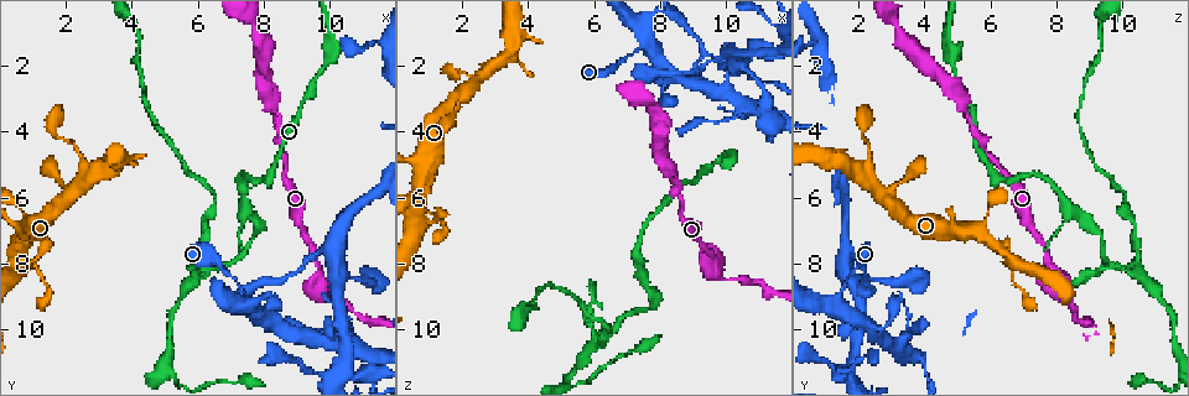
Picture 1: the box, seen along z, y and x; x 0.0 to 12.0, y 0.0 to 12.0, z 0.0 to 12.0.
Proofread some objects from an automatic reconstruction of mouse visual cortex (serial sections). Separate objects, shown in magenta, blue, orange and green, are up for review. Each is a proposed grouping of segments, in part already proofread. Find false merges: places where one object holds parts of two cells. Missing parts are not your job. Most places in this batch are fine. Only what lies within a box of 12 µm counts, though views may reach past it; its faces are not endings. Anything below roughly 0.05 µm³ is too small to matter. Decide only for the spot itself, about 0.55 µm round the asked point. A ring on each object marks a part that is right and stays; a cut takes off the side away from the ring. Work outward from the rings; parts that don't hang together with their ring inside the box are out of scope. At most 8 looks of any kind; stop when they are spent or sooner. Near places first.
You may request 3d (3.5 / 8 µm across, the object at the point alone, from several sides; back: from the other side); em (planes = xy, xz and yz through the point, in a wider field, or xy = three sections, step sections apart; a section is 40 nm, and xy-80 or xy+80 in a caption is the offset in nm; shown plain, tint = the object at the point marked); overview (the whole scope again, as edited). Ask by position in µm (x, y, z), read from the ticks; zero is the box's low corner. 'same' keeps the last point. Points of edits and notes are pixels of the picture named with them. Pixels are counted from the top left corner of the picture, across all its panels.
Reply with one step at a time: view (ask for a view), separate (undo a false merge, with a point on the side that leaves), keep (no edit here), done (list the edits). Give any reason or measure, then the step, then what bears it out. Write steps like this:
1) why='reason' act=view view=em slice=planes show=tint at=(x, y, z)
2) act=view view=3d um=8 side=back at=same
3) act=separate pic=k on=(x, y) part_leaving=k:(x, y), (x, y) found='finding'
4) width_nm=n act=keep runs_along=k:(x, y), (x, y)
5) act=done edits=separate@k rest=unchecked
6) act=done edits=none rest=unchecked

why='calibre changes' act=view view=3d um=8 at=(6.8, 8.1, 1.9)

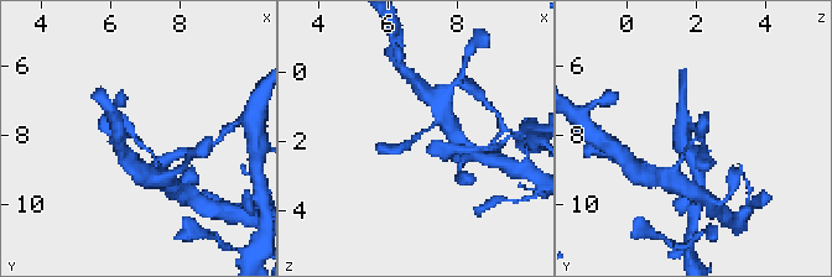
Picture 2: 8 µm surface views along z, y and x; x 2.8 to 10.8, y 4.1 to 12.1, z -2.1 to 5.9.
act=view view=3d um=3.5 at=(6.7, 8.2, 1.9)

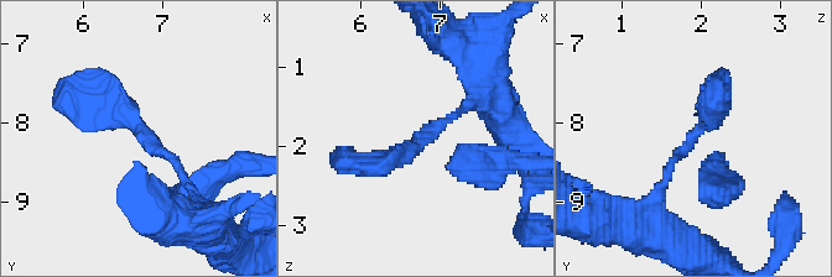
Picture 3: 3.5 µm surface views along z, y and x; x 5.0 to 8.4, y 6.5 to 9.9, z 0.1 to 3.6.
arm_widths_nm=100,300 why='shape alone is not enough' act=view view=em slice=xy step=1 show=tint at=(6.75, 8.20, 1.90)

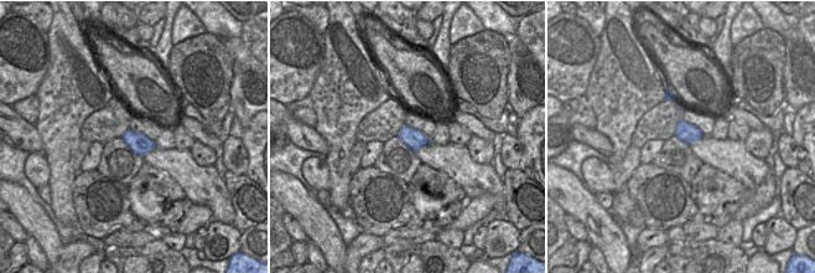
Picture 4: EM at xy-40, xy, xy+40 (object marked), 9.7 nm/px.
act=keep runs_along=3:(81, 99), (126, 110), (194, 194) found='continuous, no second cell'

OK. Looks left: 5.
why='three-way junction' act=view view=3d um=3.5 at=(9.4, 11.3, 1.6)

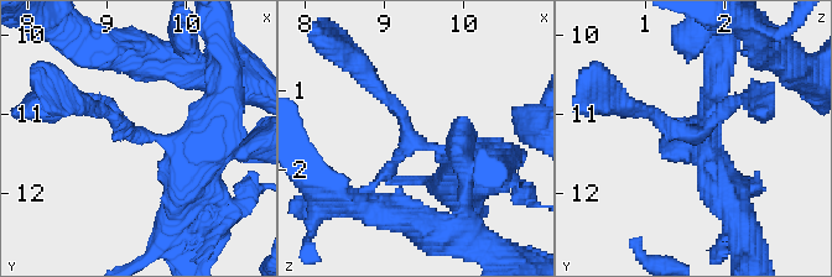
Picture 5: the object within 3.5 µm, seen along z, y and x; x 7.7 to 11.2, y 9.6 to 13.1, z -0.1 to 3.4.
arms=3 arm_widths_nm=150,200,350 why='now the EM' act=view view=em slice=xy step=2 show=tint at=(9.45, 11.25, 1.65)

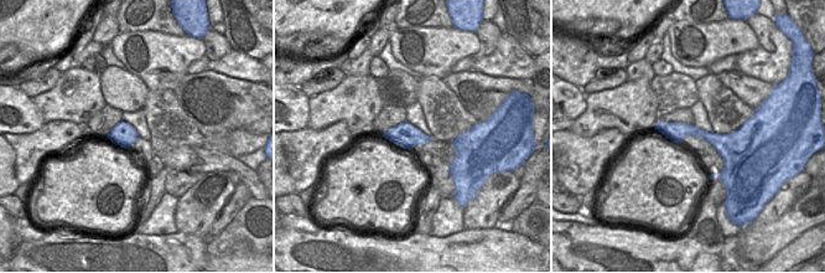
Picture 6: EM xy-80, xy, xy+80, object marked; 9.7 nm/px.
act=keep found='one cell here'

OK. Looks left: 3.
why='three-way junction' act=view view=3d um=3.5 at=(9.9, 7.6, 1.7)

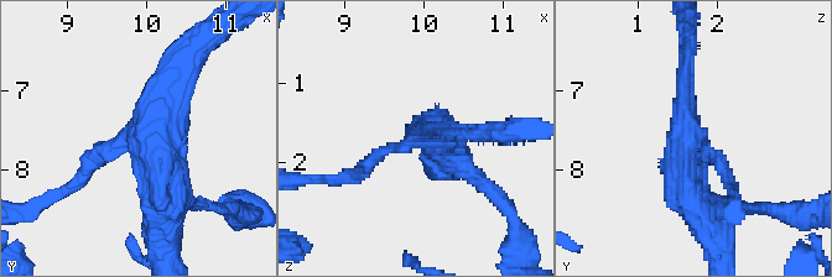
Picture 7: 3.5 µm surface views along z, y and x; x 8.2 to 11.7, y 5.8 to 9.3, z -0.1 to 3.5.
why='now the EM' act=view view=em slice=xy step=2 show=tint at=(10.00, 7.65, 1.60)

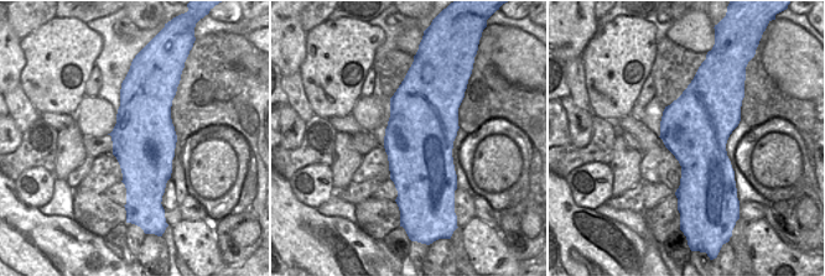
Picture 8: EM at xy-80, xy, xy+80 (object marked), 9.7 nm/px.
act=view view=em slice=xy step=5 show=tint at=same

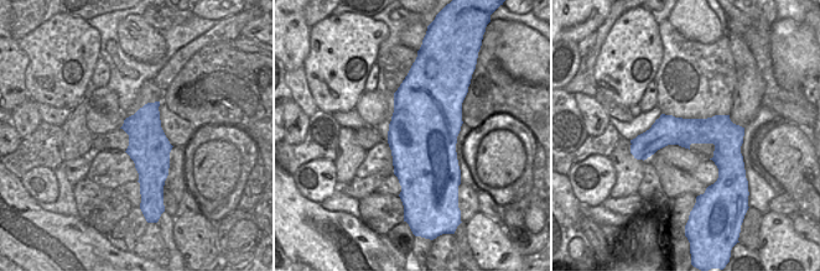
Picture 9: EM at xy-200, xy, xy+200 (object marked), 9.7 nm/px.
act=keep runs_along=7:(702, 214), (684, 177), (686, 67) found='one cell here'

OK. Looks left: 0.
act=done edits=none rest=unchecked

